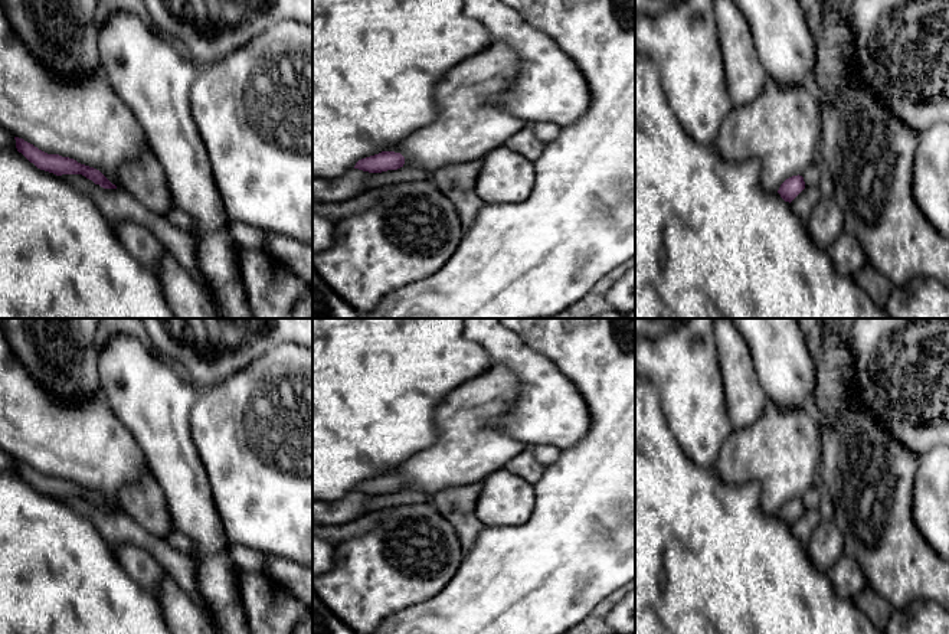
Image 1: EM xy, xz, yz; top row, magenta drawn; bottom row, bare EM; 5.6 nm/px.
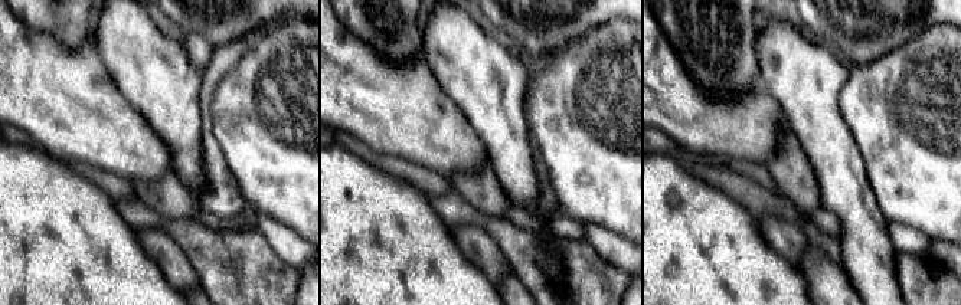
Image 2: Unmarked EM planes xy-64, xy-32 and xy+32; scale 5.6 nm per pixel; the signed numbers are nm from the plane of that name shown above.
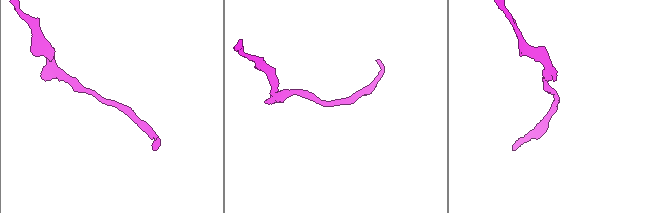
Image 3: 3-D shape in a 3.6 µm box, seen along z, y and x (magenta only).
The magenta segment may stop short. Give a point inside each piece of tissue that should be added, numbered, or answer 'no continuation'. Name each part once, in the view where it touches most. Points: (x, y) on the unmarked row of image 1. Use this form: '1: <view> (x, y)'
no continuation

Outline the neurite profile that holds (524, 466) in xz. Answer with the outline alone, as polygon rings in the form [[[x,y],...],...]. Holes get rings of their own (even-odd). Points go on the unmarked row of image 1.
[[[527,445],[518,455],[513,457],[504,470],[516,474],[534,486],[543,476],[546,465],[534,458],[533,447]]]

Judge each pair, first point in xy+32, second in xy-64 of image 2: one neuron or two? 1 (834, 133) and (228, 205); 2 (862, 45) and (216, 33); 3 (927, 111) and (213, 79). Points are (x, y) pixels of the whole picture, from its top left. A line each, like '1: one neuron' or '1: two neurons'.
1: two neurons
2: one neuron
3: two neurons

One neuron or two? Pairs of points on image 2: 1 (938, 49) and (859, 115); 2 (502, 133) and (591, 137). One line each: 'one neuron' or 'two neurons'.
1: one neuron
2: two neurons

